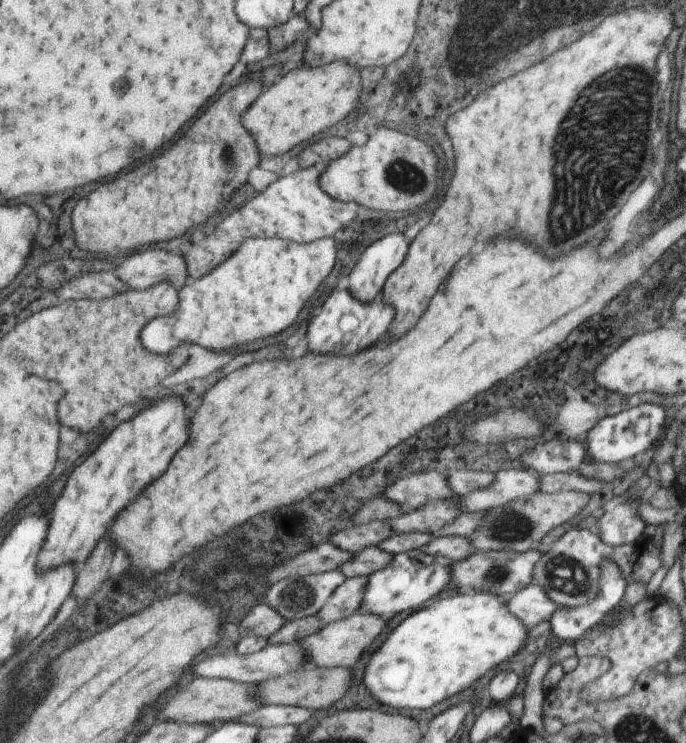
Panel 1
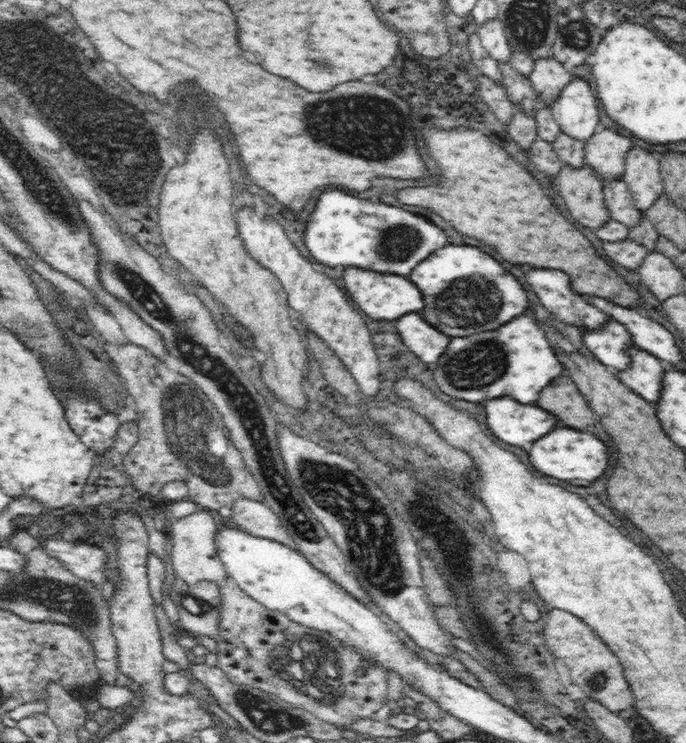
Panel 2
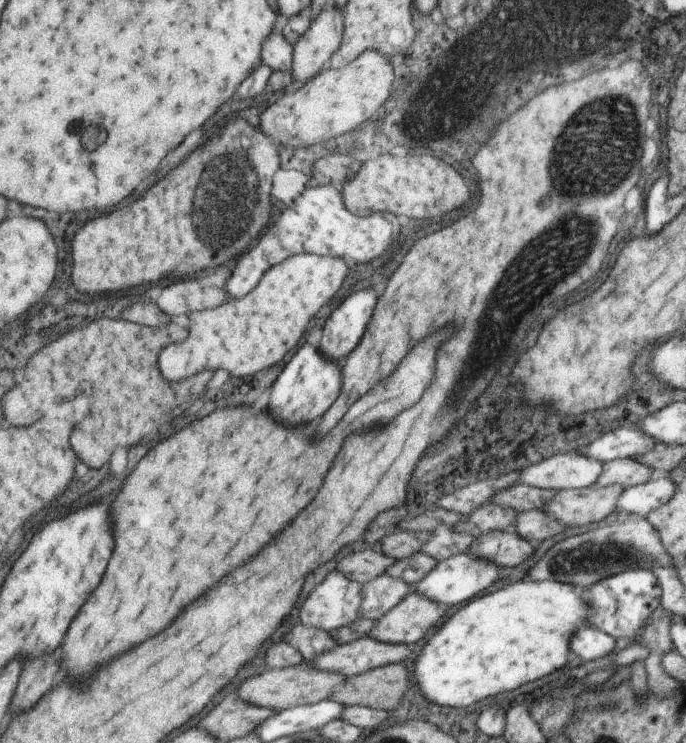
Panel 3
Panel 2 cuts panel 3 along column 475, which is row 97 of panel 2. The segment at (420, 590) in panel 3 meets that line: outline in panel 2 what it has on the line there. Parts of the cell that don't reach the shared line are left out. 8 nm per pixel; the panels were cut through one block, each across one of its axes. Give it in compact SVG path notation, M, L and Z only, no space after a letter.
M572 77L552 102L550 112L561 132L576 140L585 141L601 127L598 98L582 77Z

